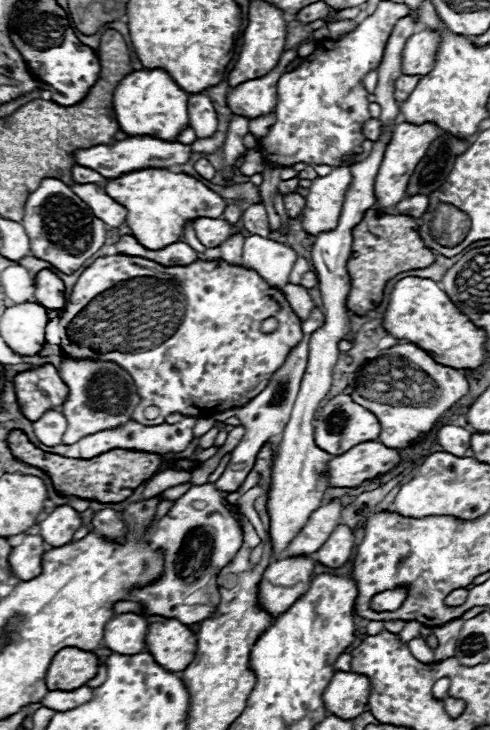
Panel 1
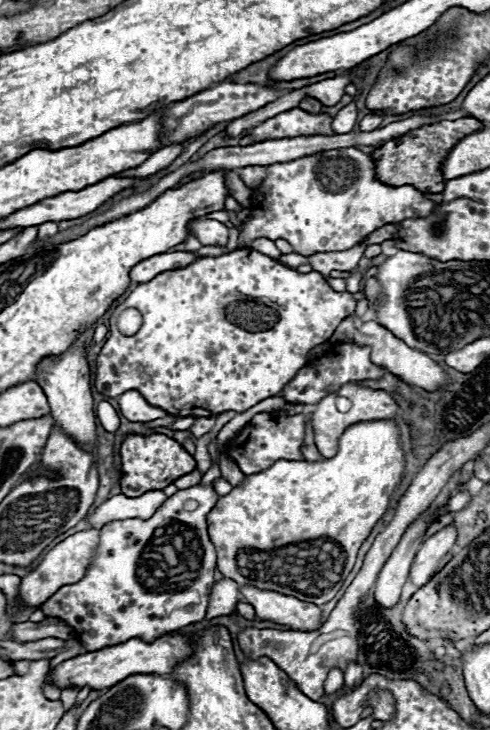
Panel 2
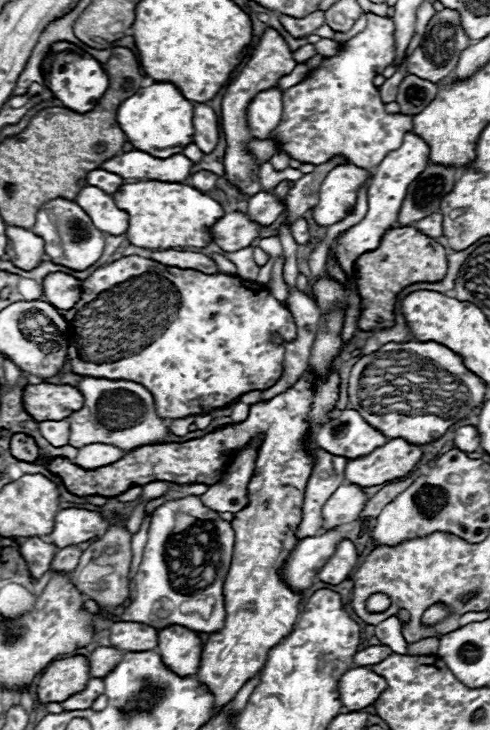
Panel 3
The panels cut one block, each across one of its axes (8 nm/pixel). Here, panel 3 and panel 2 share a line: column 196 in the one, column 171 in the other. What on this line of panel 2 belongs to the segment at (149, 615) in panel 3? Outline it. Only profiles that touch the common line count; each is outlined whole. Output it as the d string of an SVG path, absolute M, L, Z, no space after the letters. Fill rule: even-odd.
M198 484L178 490L148 520L134 518L102 526L94 558L84 578L76 584L62 586L40 610L72 626L76 638L88 652L116 646L118 642L126 642L126 638L154 642L168 632L204 620L216 568L216 552L206 530L206 514L216 502L218 494L214 484ZM188 502L196 502L196 508L188 508ZM186 590L196 592L200 600L168 614L164 604L174 594Z

